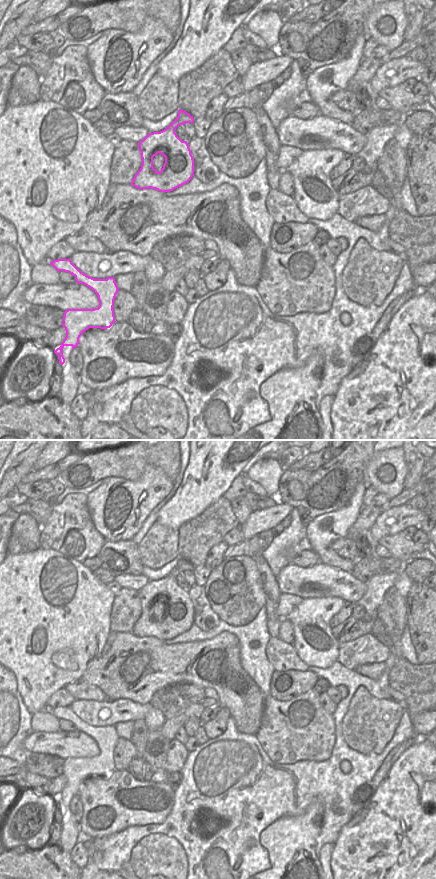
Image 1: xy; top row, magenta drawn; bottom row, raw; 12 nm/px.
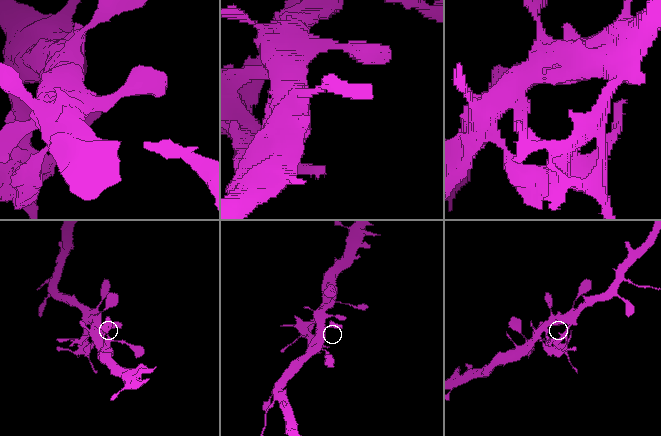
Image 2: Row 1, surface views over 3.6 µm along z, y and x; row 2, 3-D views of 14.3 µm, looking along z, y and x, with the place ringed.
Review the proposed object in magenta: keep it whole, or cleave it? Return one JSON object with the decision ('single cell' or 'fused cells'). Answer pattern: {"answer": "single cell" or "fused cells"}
{"answer": "fused cells"}

